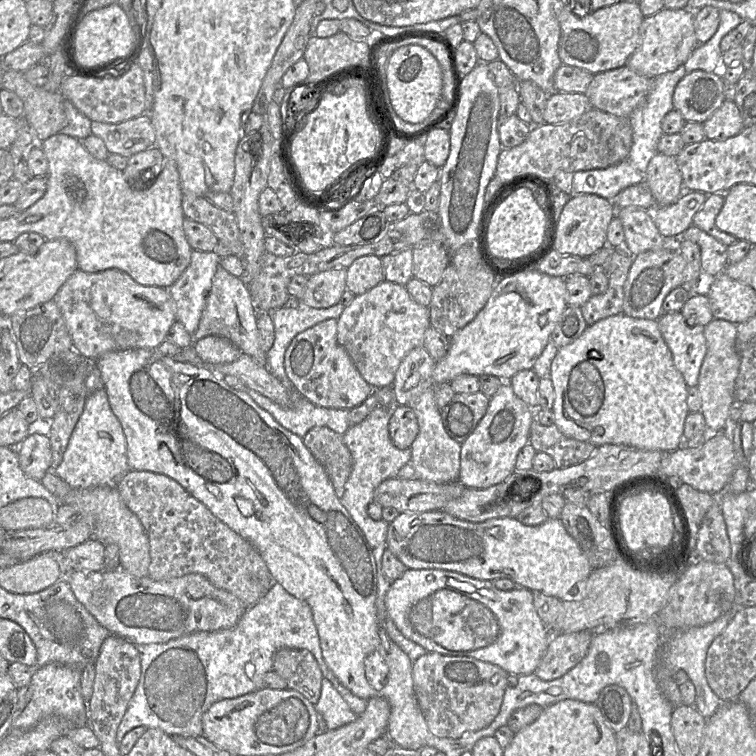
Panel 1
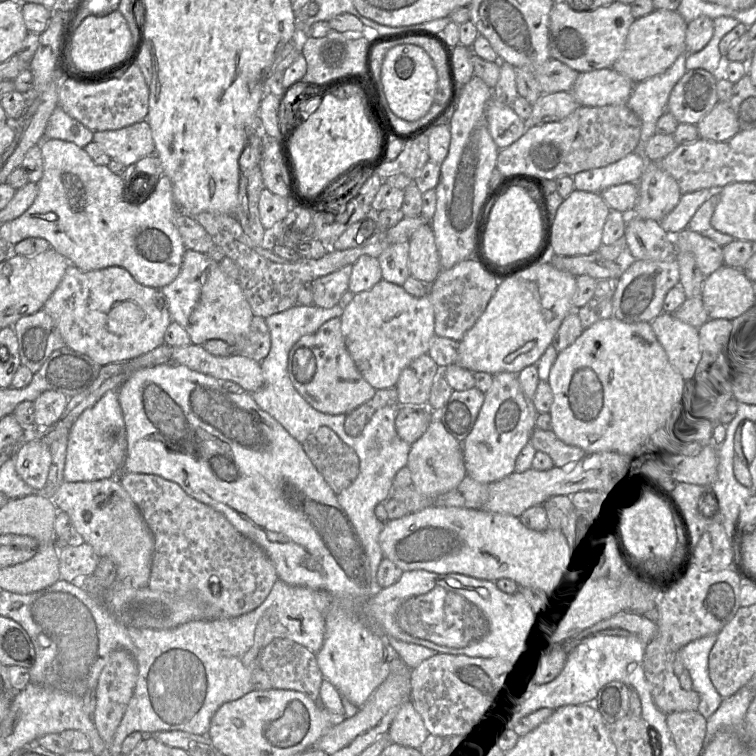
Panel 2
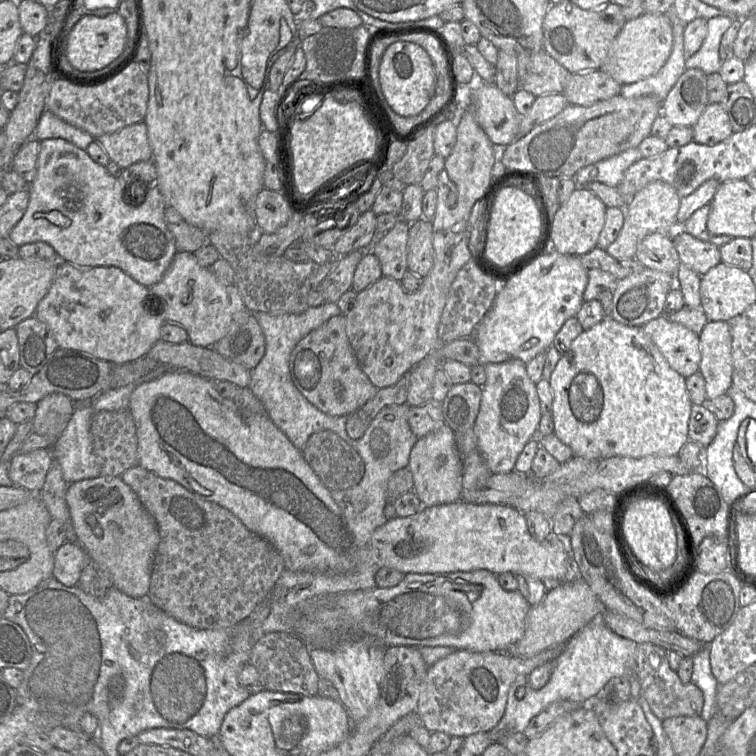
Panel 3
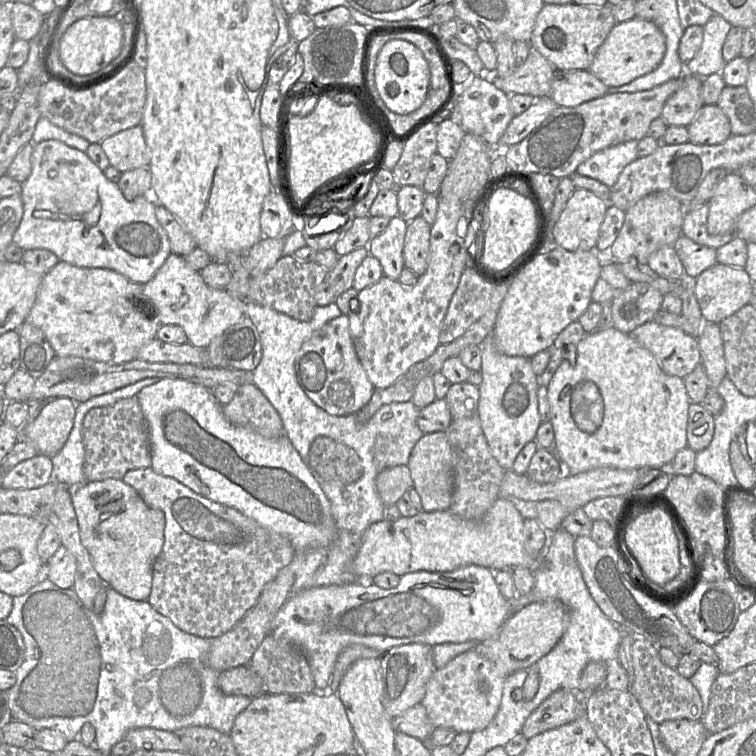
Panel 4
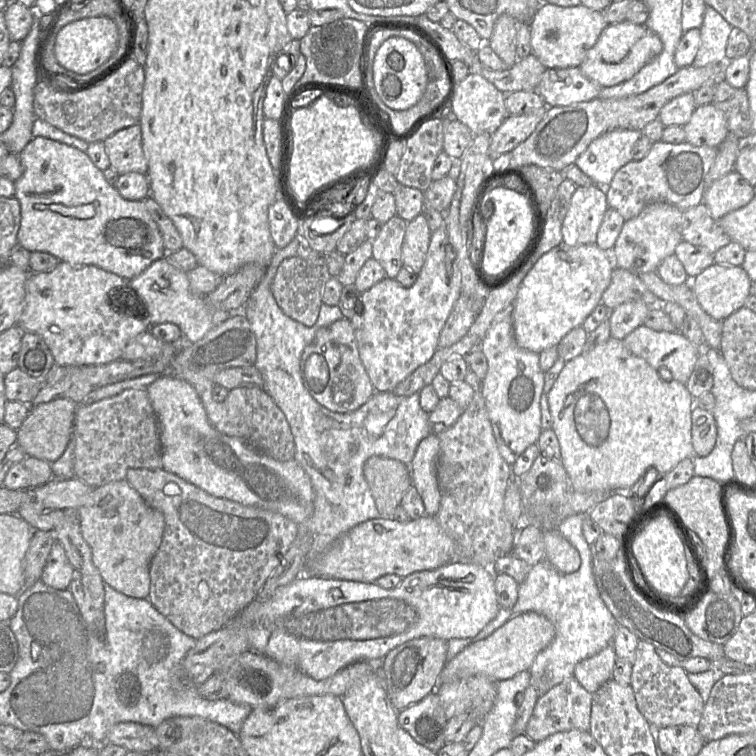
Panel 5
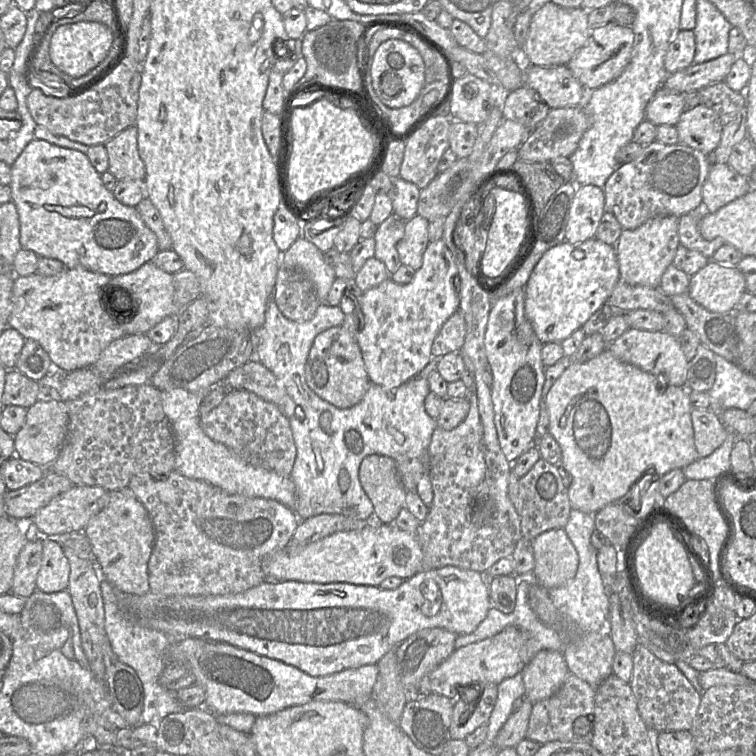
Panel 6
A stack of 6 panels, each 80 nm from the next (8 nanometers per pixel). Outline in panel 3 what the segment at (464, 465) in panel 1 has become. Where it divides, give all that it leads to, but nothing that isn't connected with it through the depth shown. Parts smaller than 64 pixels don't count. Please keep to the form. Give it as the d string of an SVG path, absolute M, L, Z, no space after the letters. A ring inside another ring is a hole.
M520 360L488 363L484 366L486 382L481 388L480 408L473 430L478 448L492 474L514 471L515 463L526 443L536 438L541 418L536 384L527 375Z

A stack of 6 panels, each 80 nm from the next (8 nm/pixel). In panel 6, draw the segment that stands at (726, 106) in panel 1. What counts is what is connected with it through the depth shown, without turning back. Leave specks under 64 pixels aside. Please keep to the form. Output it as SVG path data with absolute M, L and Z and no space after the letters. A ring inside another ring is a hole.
M704 104L685 110L675 125L679 143L709 156L720 143L723 126L718 114Z

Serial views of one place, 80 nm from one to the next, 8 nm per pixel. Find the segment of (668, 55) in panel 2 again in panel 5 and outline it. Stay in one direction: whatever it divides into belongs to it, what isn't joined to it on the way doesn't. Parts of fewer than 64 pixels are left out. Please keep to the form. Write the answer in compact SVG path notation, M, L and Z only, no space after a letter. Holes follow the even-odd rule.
M628 20L607 25L594 46L587 52L579 68L601 87L611 87L632 78L663 49L659 36L644 24Z

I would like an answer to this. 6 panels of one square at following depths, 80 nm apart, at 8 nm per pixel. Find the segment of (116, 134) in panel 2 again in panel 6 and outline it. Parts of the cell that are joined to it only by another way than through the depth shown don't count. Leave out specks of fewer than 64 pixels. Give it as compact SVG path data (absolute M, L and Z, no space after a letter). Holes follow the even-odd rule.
M130 126L105 143L109 168L117 180L143 182L146 169L138 151L138 129Z

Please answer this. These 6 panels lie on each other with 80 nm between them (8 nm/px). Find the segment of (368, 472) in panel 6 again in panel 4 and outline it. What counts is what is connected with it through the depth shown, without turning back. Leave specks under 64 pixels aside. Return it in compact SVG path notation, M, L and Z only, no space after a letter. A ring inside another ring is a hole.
M399 465L381 471L376 477L376 489L385 507L395 505L402 495L413 487L407 465Z

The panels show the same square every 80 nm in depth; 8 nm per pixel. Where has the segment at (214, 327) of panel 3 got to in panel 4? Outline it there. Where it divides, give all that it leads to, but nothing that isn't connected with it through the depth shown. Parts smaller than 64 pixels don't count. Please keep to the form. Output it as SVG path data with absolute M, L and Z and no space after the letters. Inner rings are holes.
M171 253L153 278L143 285L143 294L147 298L147 302L152 304L159 323L180 326L187 336L188 343L195 347L206 348L215 337L247 317L244 313L245 301L234 298L225 289L209 287L199 271L191 268L184 257L175 253Z

